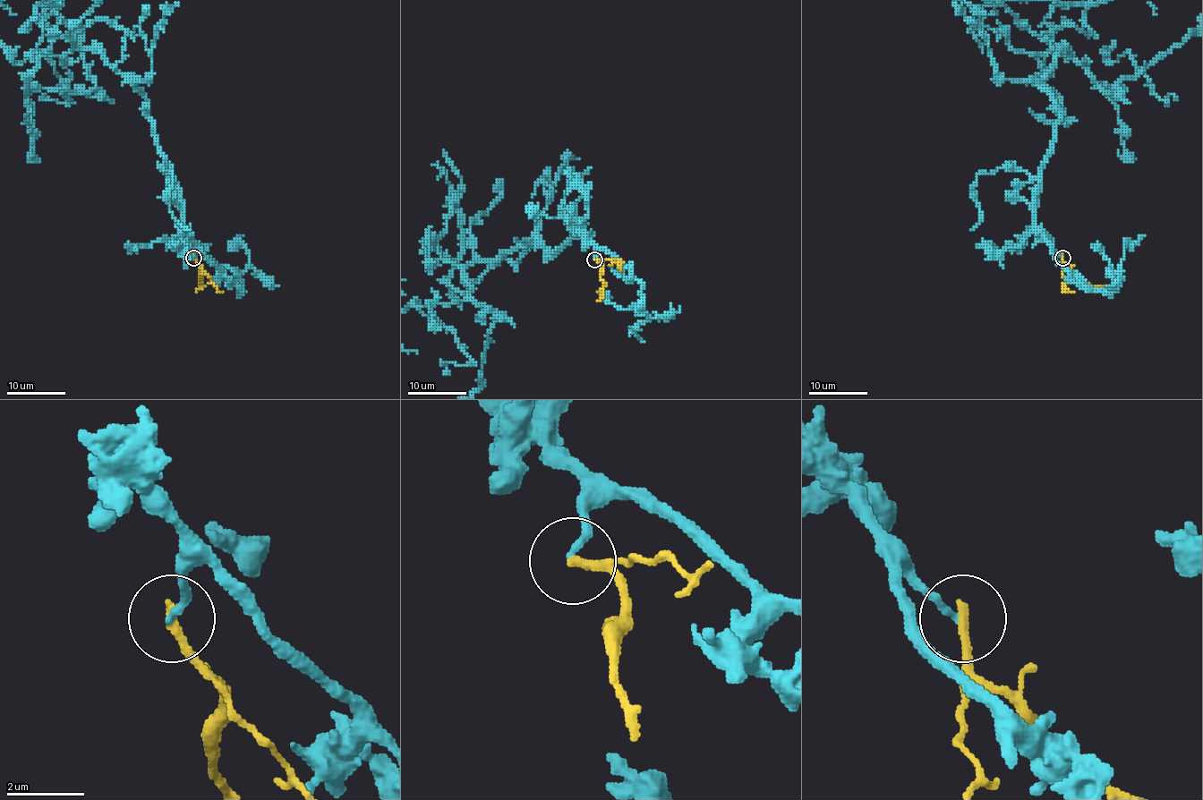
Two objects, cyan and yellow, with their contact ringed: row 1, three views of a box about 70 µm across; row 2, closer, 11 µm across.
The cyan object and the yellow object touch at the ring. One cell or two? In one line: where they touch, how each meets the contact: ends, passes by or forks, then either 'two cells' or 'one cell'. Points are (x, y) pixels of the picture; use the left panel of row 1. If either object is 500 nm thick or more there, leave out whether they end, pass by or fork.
(193, 258) | cyan ends | yellow ends | two cells

